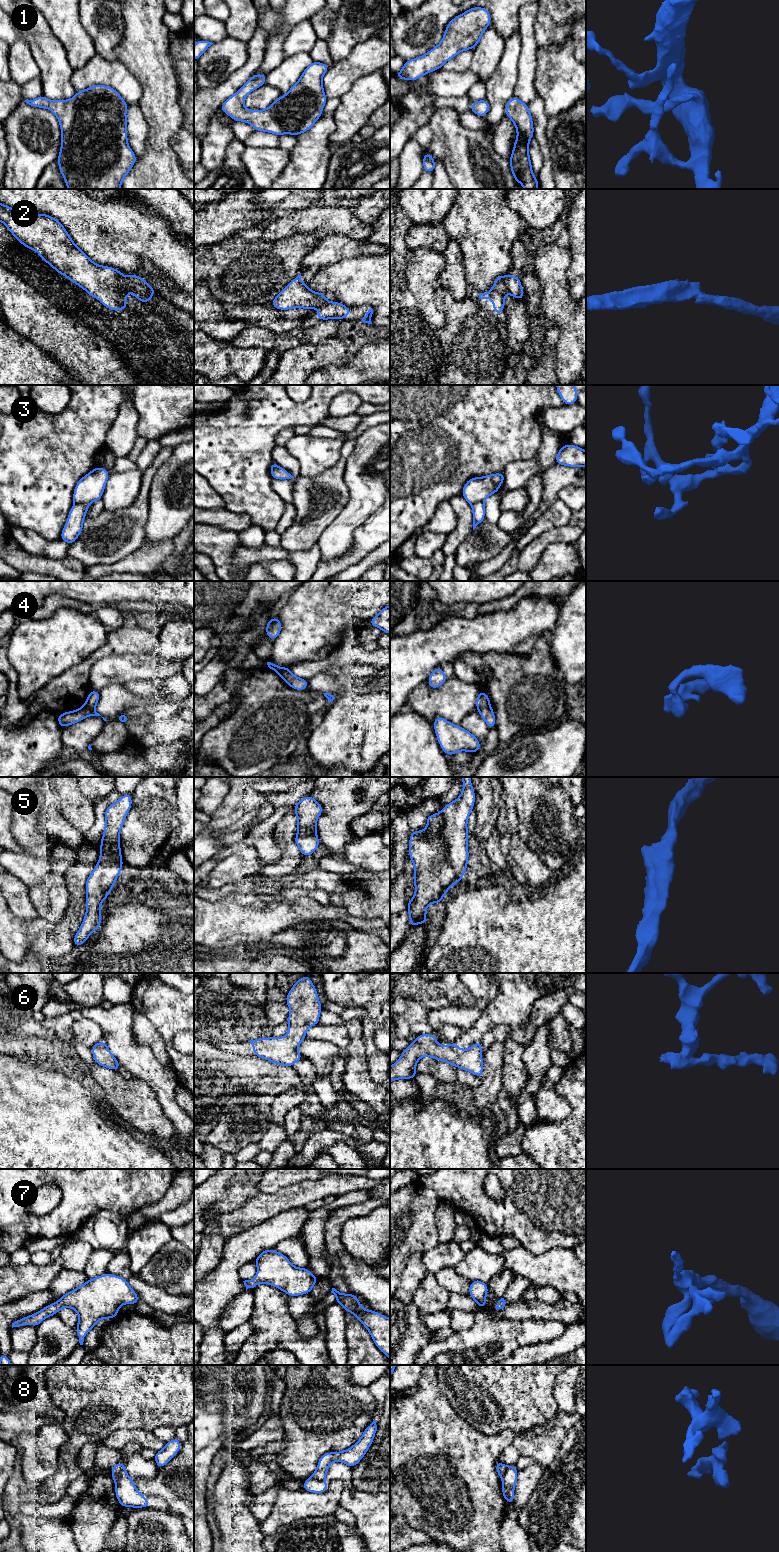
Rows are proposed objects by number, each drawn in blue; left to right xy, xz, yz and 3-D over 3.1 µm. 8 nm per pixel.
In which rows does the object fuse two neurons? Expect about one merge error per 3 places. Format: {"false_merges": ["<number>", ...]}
{"false_merges": ["2", "3", "4", "8"]}

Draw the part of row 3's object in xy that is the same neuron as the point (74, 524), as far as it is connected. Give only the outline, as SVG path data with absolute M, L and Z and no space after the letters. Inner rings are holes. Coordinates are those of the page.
M74 504L71 508L66 524L61 532L60 539L68 545L73 544L83 529L85 515L89 509L89 504Z

